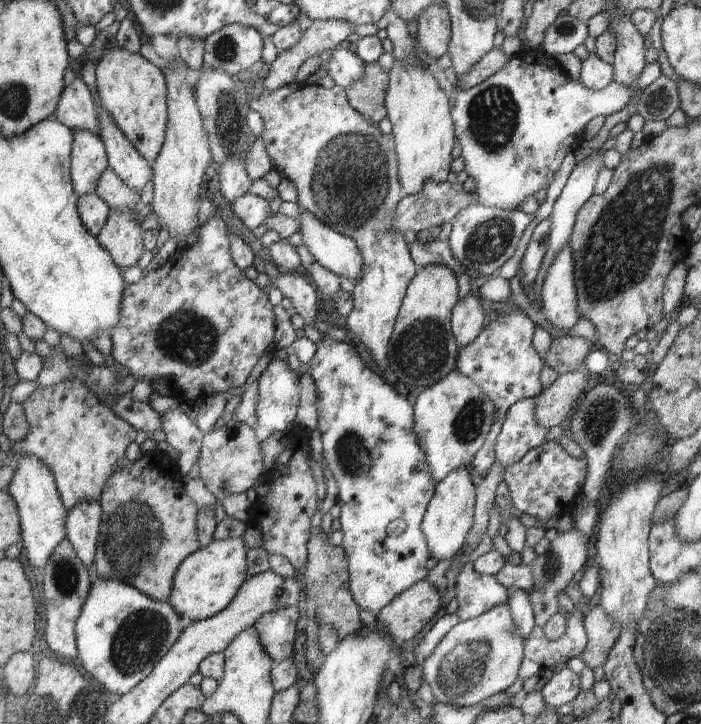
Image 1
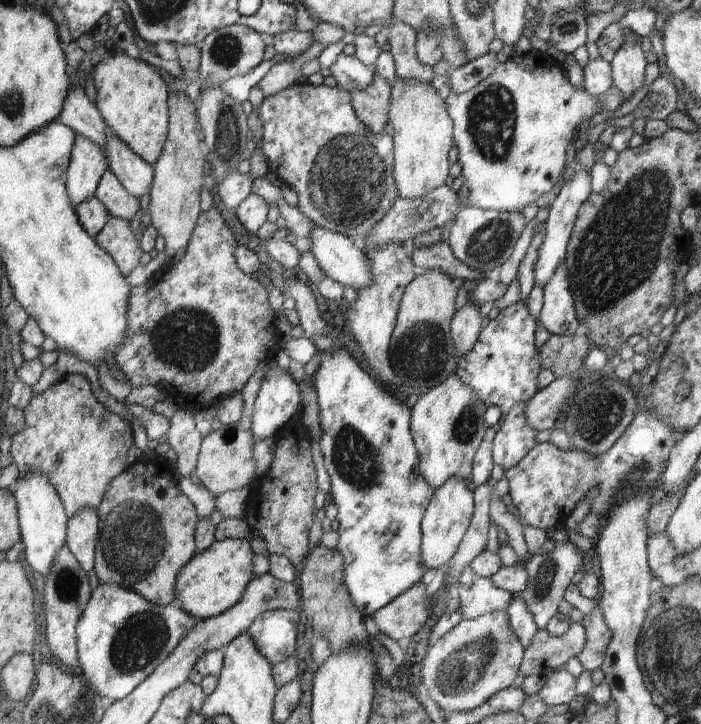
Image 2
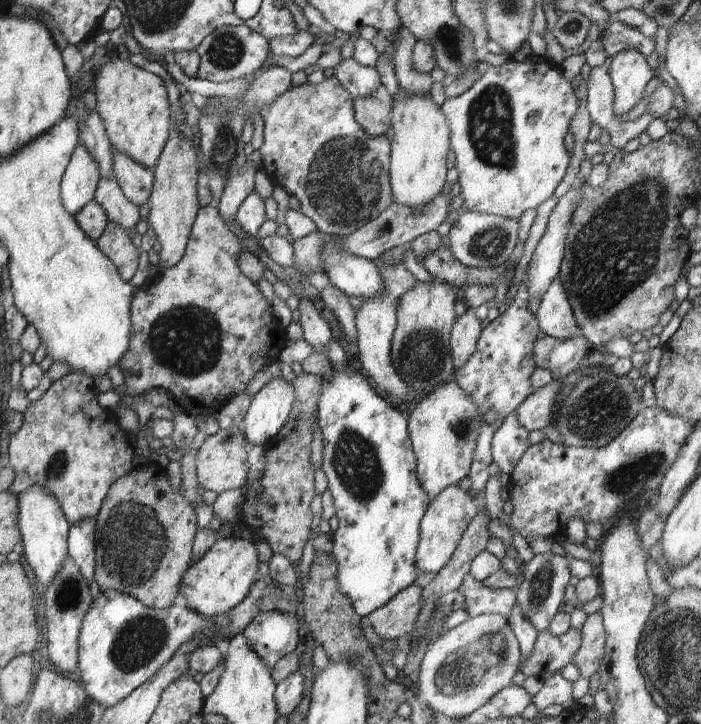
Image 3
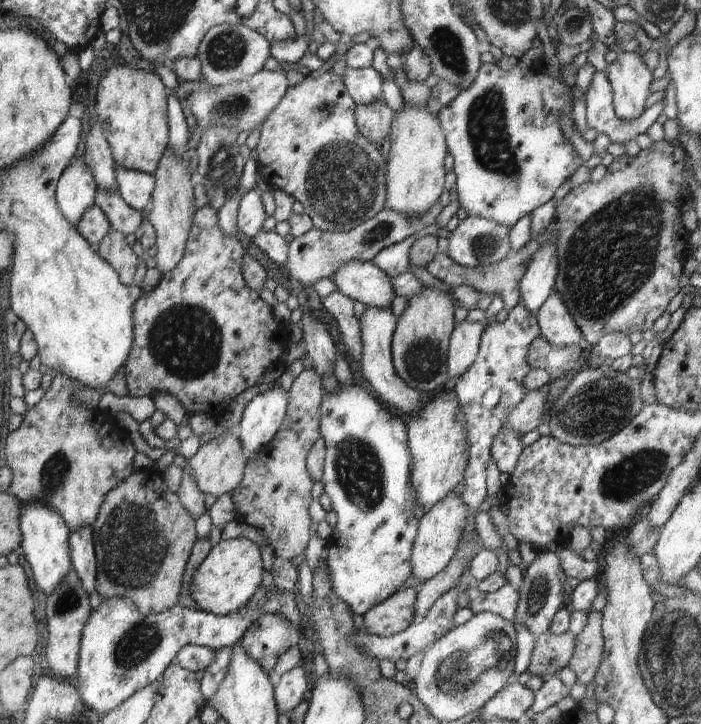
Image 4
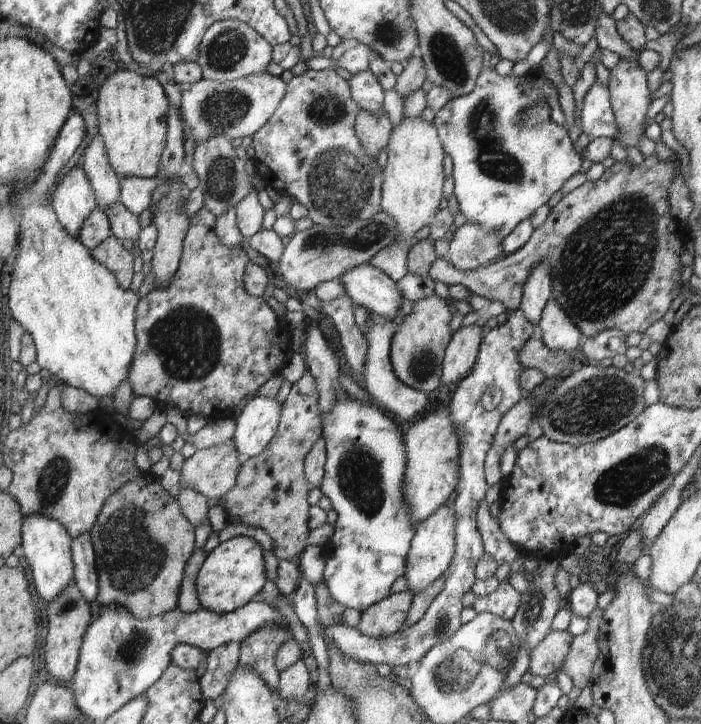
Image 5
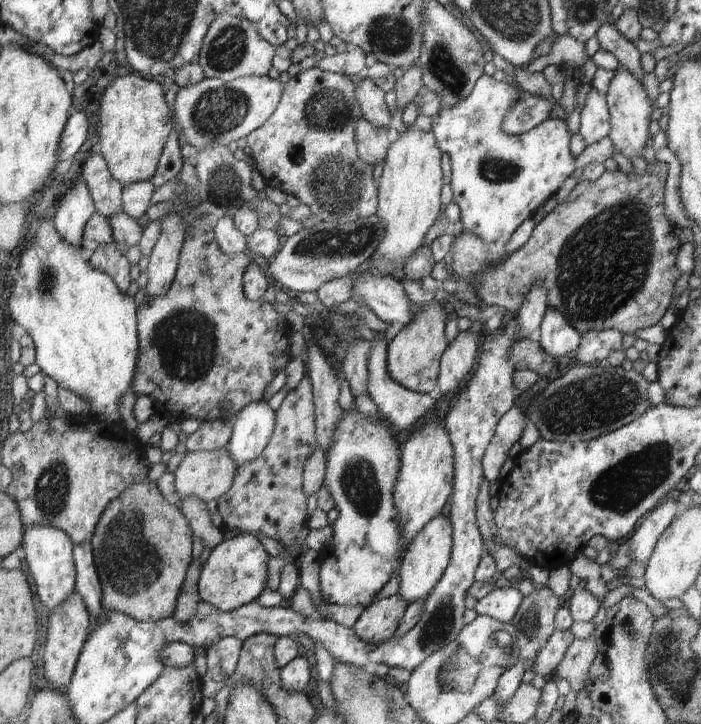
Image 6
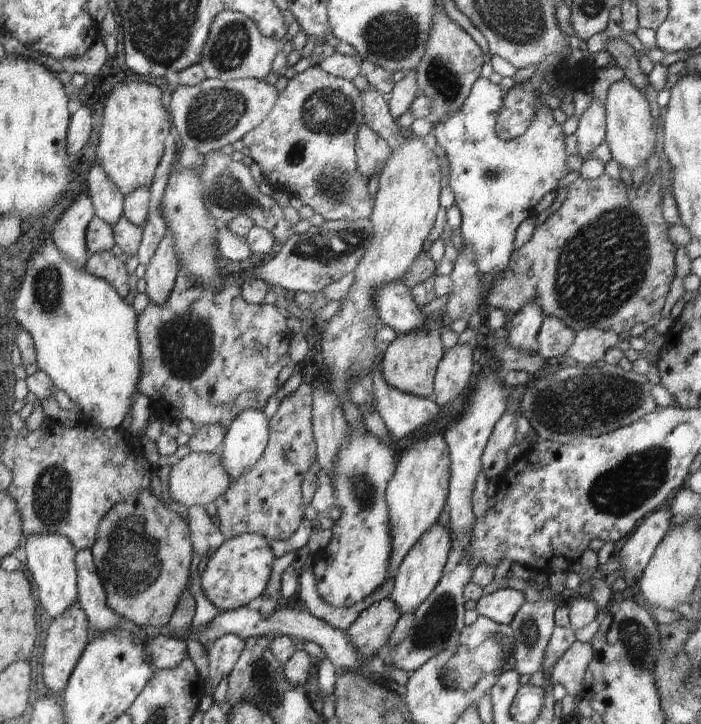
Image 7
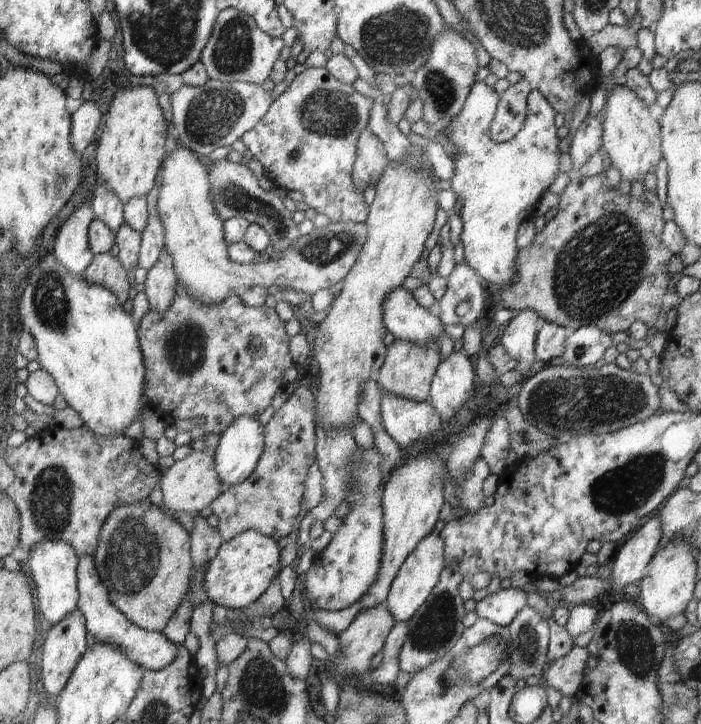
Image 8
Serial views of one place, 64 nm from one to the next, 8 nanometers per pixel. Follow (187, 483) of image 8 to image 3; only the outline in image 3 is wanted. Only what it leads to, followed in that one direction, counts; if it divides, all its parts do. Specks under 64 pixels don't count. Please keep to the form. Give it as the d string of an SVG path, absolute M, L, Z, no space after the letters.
M238 426L229 429L220 429L216 434L206 437L204 443L196 453L196 472L199 486L222 494L222 492L236 490L246 484L246 478L250 466L247 452L249 443L242 430Z

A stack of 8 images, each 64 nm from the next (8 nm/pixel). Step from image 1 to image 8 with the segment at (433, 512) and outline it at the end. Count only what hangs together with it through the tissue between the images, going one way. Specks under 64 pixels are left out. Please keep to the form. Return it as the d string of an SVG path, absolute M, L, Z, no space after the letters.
M437 534L426 536L416 549L405 559L392 582L385 606L396 623L407 623L439 582L443 570L443 541Z

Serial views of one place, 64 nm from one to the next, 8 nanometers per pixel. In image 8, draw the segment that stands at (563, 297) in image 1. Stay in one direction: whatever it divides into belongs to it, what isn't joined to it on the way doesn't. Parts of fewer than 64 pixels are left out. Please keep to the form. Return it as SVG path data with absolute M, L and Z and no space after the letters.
M541 323L535 343L537 365L547 365L552 358L560 357L564 353L564 342L572 334L571 329L553 323Z

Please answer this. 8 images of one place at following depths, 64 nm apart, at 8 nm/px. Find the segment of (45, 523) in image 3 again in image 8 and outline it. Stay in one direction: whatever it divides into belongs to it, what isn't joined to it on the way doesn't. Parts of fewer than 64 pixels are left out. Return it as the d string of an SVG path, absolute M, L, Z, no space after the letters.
M47 541L36 544L29 551L29 556L25 561L30 572L32 572L34 584L36 584L38 597L36 607L41 613L41 620L47 623L49 627L54 627L78 609L77 573L79 570L79 558L76 552L64 542Z

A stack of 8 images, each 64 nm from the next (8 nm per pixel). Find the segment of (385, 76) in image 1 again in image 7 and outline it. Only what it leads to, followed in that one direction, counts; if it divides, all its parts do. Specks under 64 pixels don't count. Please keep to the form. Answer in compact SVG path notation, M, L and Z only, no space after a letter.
M365 123L360 126L357 133L357 140L355 145L355 154L357 161L357 172L368 180L372 179L374 175L380 175L384 169L386 162L390 156L390 150L387 143L378 137Z

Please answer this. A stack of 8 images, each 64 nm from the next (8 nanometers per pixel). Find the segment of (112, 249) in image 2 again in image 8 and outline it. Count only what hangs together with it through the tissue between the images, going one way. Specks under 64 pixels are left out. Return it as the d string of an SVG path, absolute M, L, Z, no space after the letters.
M109 253L96 255L83 278L90 285L101 285L105 290L112 292L121 306L133 296L127 271L117 258Z

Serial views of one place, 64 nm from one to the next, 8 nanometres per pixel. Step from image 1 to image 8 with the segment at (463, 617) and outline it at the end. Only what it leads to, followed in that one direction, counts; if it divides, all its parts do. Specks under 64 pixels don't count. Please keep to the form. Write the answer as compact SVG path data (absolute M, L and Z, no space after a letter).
M505 585L498 592L477 602L475 614L477 619L485 619L497 626L508 628L518 612L526 606L526 593Z

